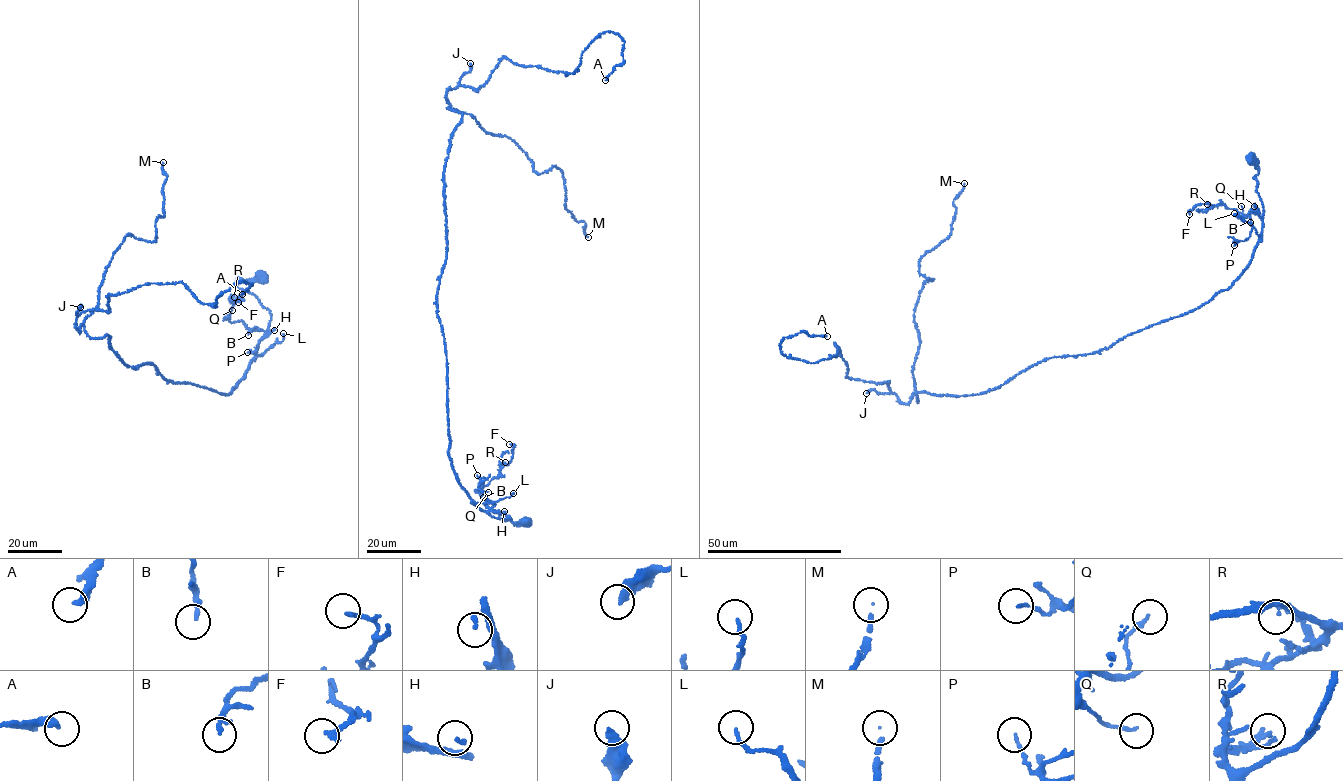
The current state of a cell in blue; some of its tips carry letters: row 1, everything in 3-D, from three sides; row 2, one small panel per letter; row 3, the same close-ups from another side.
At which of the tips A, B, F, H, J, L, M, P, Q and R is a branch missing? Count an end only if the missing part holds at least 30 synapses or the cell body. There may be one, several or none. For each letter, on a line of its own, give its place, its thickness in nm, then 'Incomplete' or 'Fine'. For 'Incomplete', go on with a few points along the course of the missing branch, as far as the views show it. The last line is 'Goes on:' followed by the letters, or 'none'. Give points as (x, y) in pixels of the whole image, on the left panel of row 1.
A: Place: (242, 294). Thickness 320 nm. Fine
B: Place: (248, 335). Thickness 180 nm. Fine
F: Place: (238, 302). Thickness 200 nm. Fine
H: Place: (274, 330). Thickness 160 nm. Incomplete. Course of what is missing: (274, 330), (273, 311), (263, 287), (260, 264), (265, 263), (261, 260), (265, 264)
J: Place: (80, 307). Thickness 360 nm. Fine
L: Place: (283, 333). Thickness 110 nm. Fine
M: Place: (163, 162). Thickness 150 nm. Incomplete. Course of what is missing: (163, 162), (169, 128), (177, 114), (166, 95), (182, 80), (173, 81), (164, 100), (156, 104), (148, 99)
P: Place: (247, 352). Thickness 110 nm. Fine
Q: Place: (232, 310). Thickness 150 nm. Fine
R: Place: (234, 297). Thickness 100 nm. Fine
Goes on: H, M

